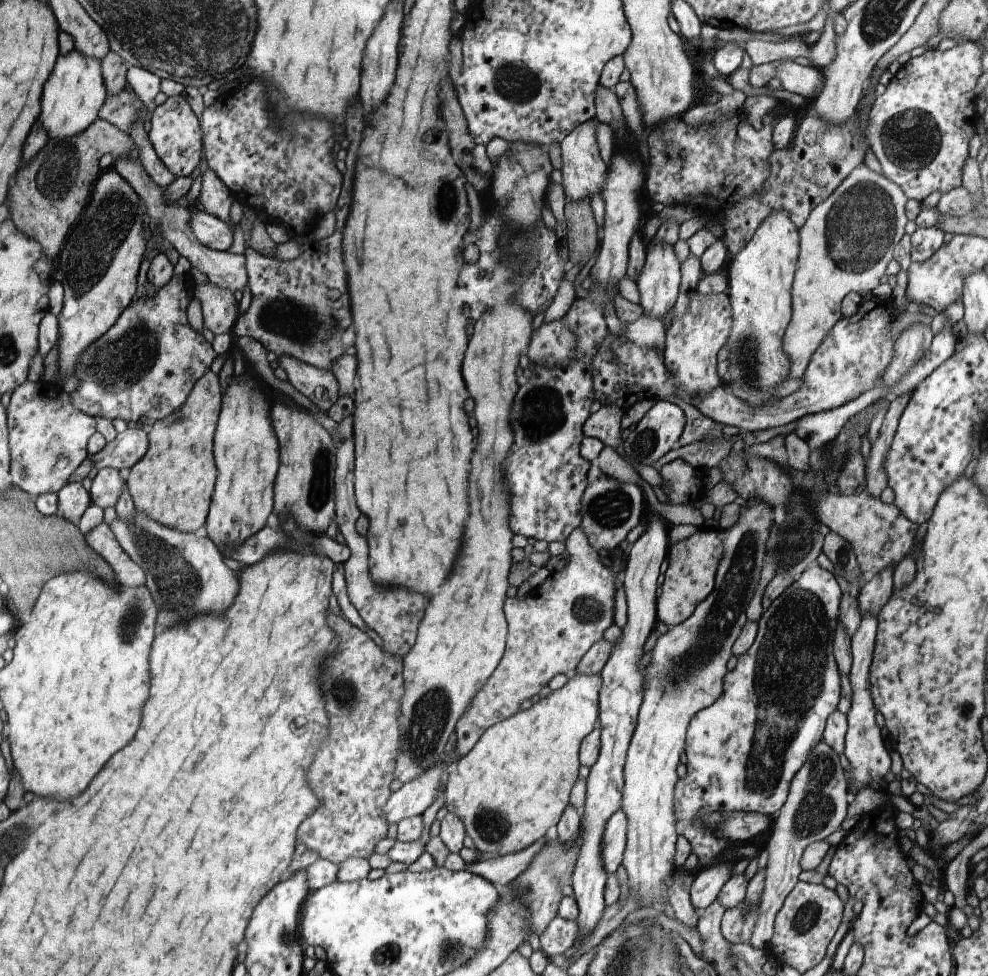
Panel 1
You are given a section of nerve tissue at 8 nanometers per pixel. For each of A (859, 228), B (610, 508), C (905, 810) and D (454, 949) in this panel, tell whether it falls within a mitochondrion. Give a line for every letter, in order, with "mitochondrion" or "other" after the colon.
A: mitochondrion
B: mitochondrion
C: other
D: mitochondrion

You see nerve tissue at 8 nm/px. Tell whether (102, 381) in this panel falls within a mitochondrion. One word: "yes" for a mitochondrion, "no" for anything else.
yes

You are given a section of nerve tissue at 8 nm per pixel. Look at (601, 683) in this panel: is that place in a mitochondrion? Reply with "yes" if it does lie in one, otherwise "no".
no

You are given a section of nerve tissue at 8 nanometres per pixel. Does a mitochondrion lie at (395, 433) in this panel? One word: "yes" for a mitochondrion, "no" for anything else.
no

